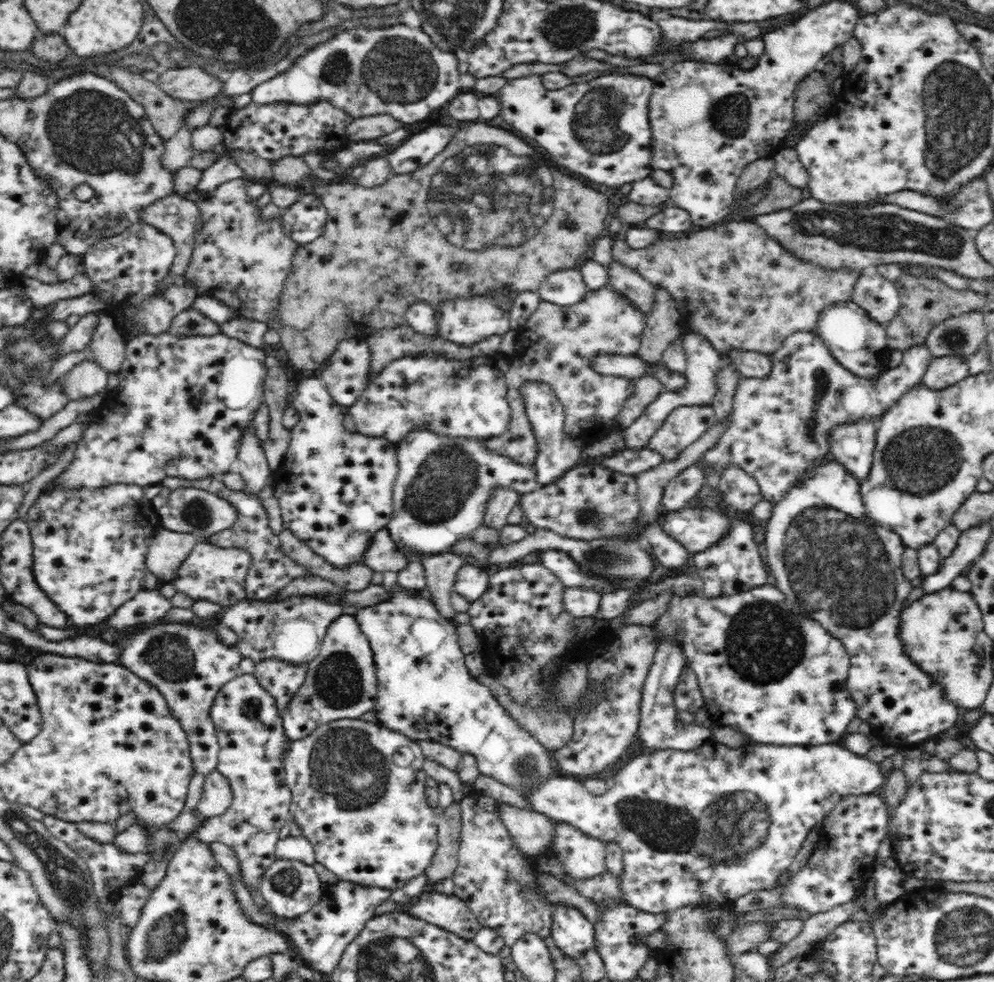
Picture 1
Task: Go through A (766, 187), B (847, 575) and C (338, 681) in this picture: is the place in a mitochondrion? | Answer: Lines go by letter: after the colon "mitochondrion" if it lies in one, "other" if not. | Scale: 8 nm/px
A: other
B: mitochondrion
C: mitochondrion

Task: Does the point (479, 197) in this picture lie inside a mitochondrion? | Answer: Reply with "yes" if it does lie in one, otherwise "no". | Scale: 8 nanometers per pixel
yes

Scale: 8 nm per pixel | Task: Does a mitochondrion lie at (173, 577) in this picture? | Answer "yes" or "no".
no

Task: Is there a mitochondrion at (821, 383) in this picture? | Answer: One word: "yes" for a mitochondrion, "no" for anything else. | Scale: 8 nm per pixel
yes

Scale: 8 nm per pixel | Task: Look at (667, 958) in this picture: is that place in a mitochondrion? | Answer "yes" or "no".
no

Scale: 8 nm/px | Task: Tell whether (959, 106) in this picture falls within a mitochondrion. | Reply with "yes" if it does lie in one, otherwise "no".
yes

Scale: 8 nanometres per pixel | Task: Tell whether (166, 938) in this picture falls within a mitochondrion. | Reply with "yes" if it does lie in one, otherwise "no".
yes

